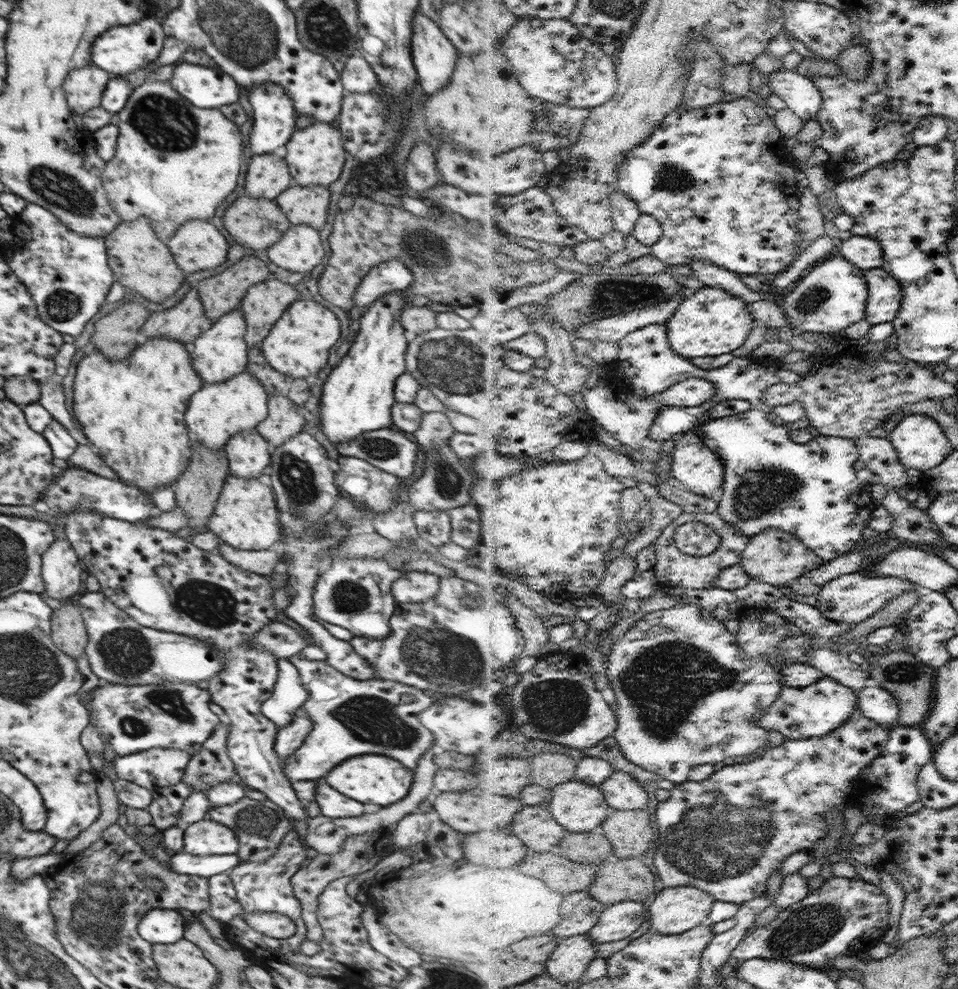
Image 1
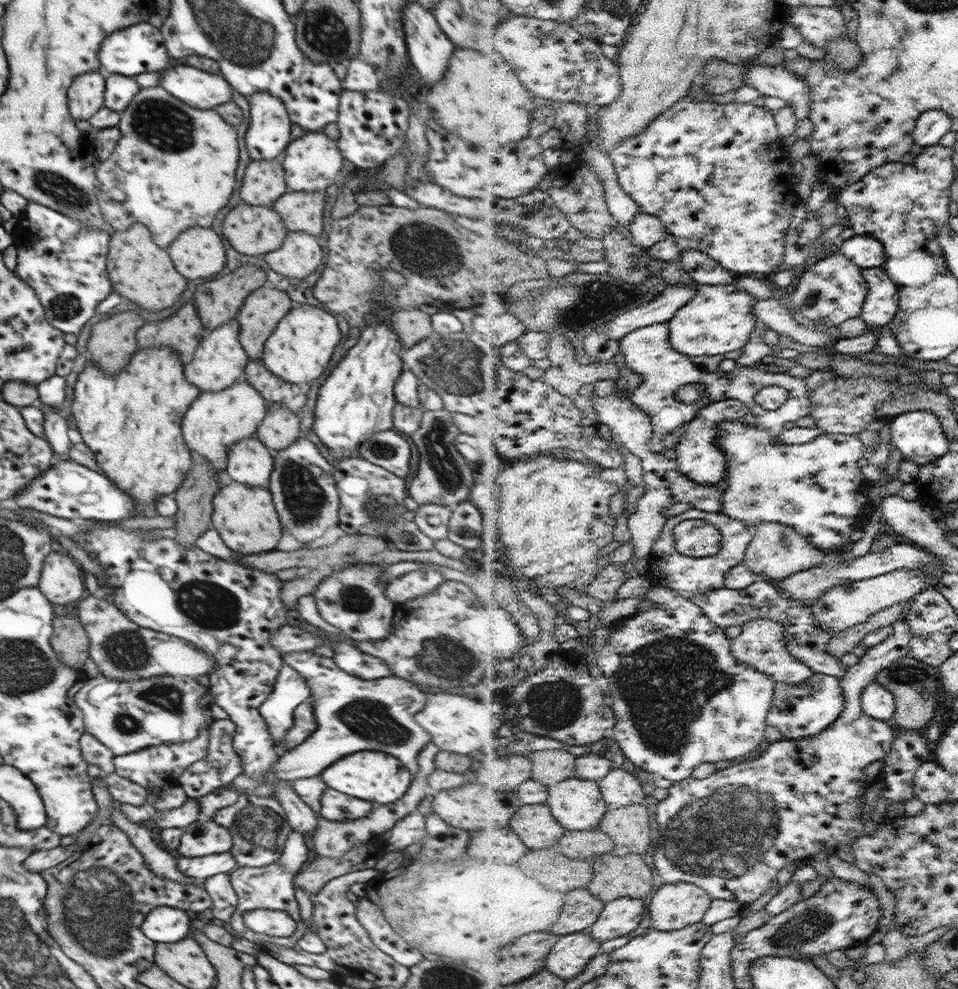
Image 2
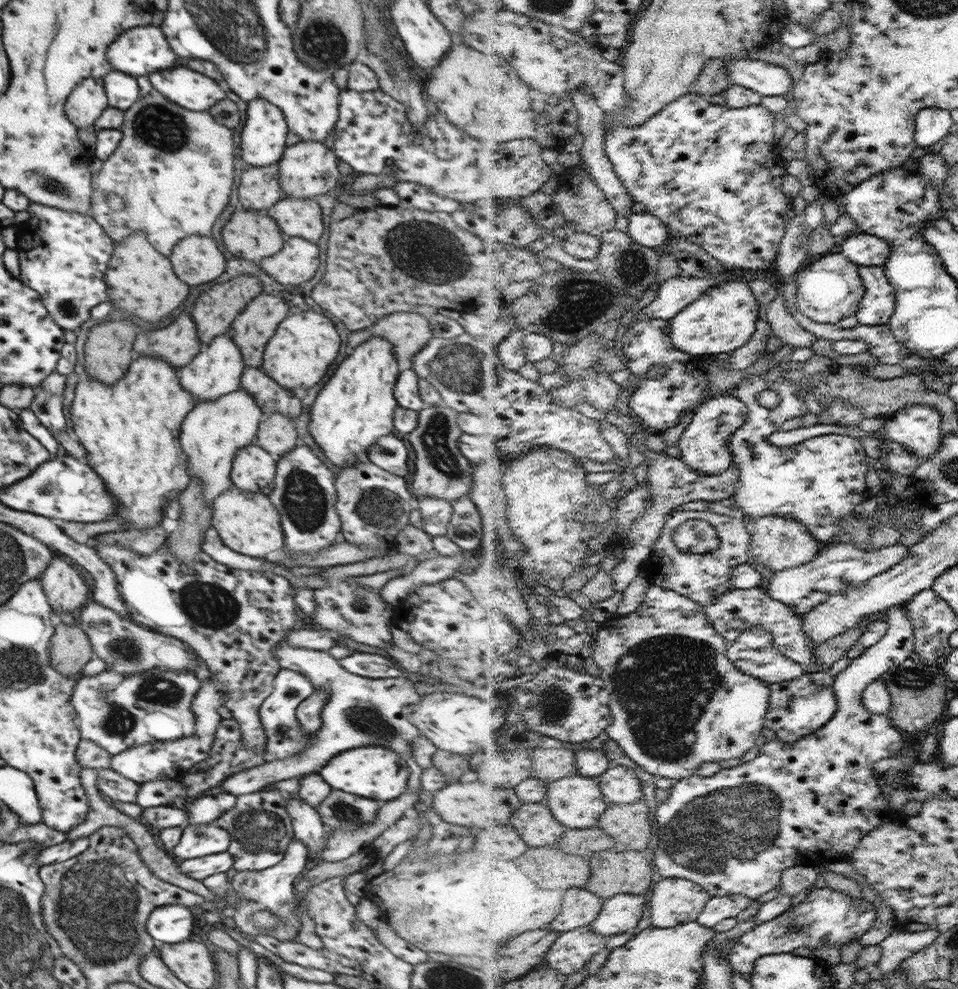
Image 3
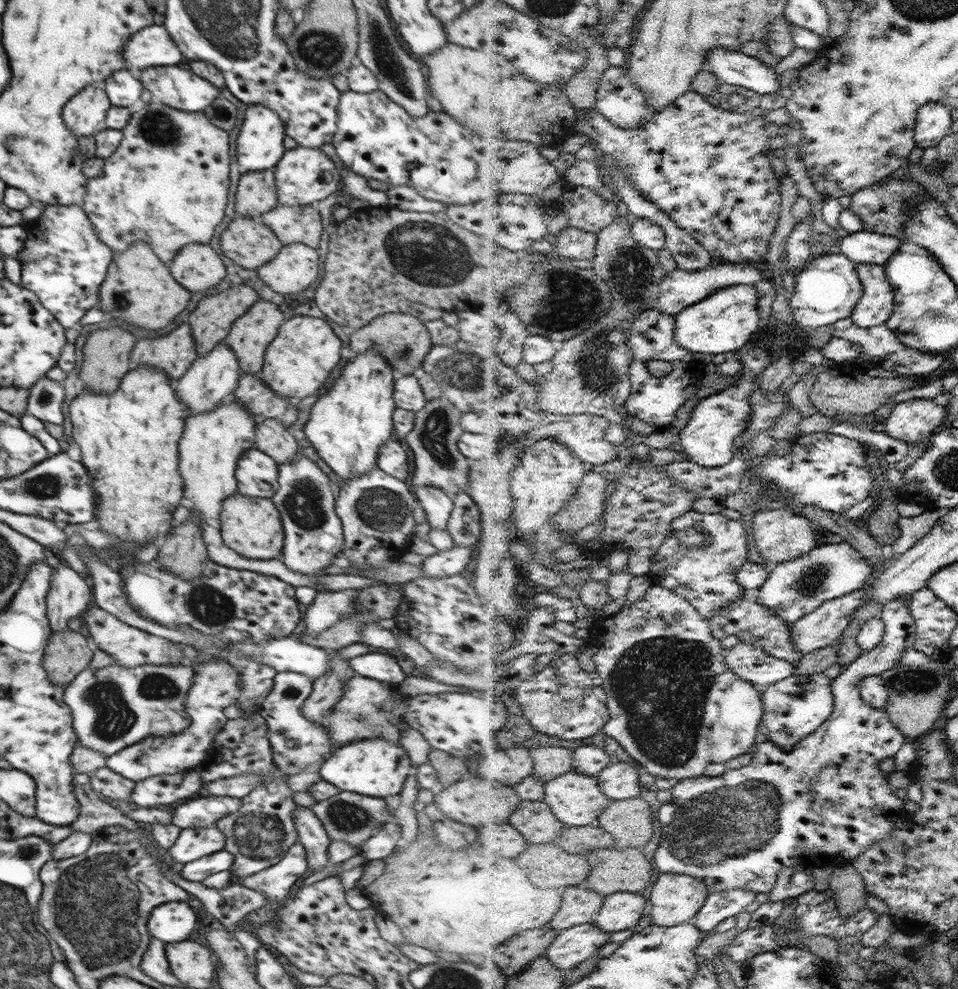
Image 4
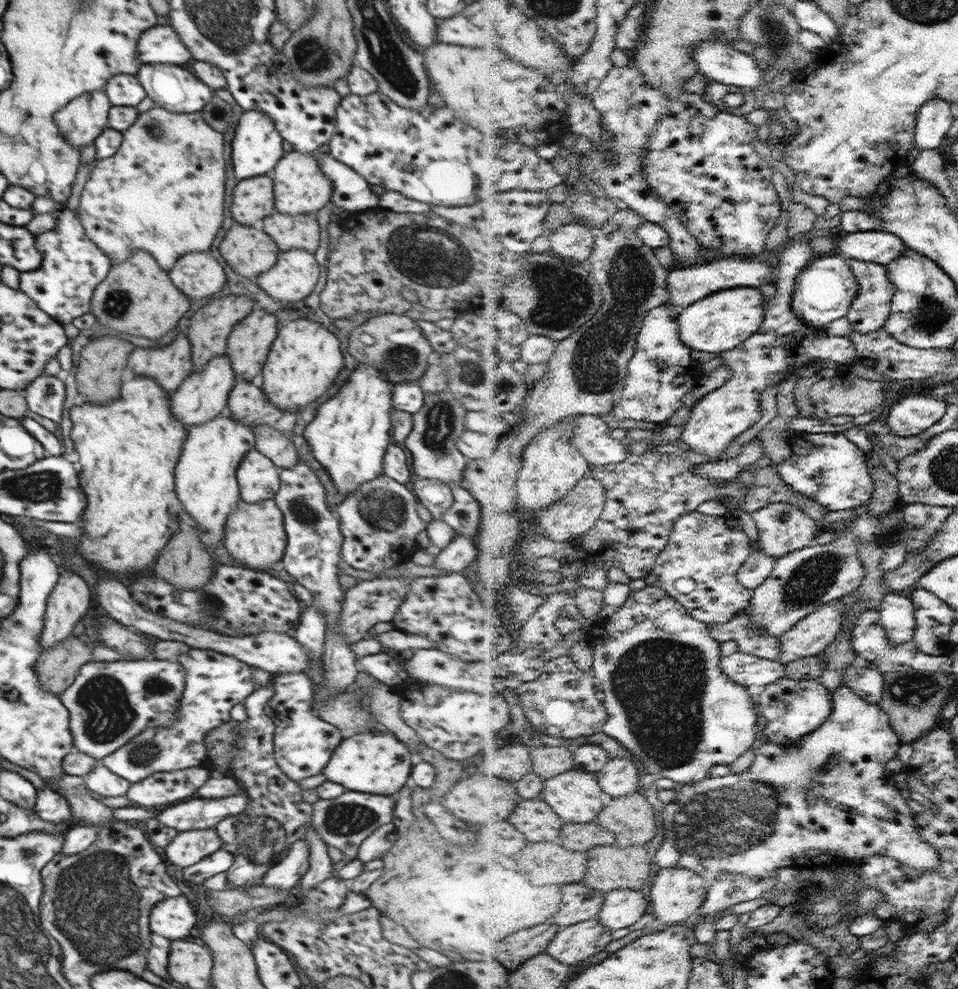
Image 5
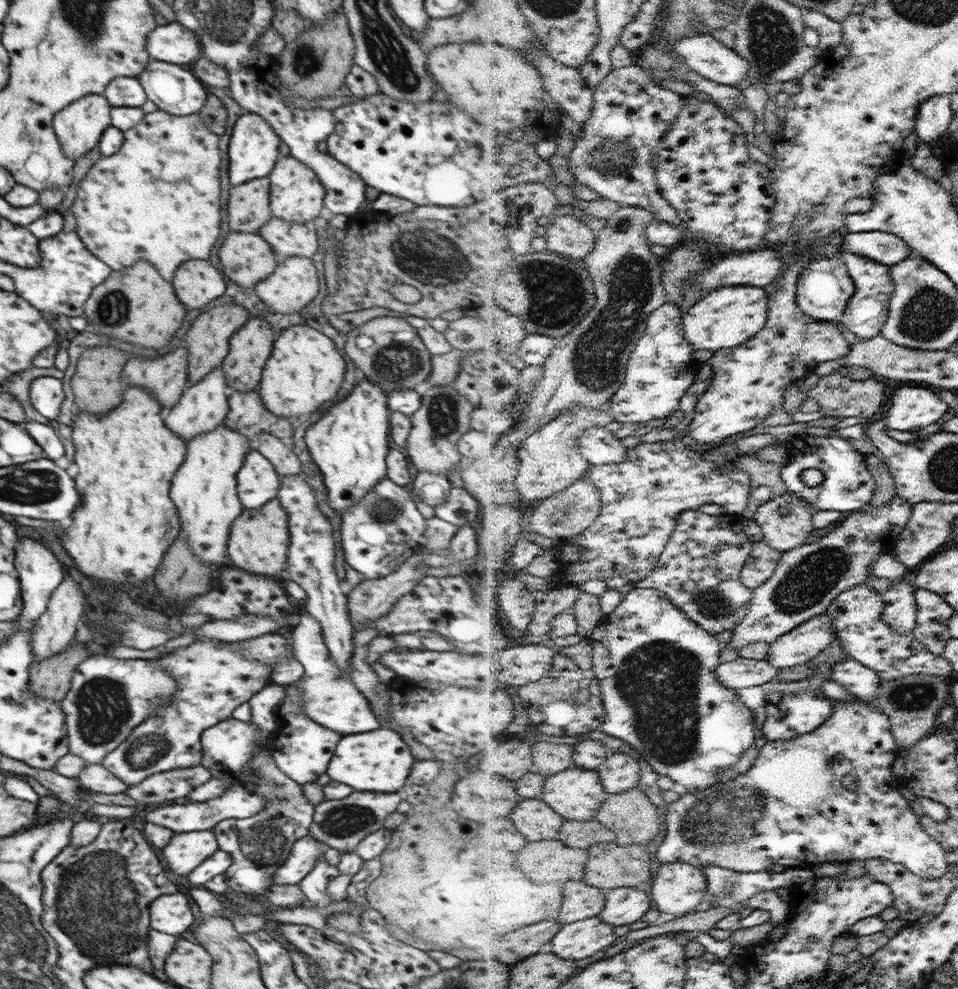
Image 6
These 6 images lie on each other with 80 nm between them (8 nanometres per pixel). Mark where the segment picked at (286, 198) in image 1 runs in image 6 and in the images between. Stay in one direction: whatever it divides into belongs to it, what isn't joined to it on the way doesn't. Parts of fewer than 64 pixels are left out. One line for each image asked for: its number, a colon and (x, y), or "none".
2: (300, 211)
3: (300, 217)
4: (297, 224)
5: (287, 231)
6: (285, 238)

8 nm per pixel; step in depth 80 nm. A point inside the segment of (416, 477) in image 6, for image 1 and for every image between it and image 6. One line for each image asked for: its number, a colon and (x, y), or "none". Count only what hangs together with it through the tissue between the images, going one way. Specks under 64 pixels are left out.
1: (433, 527)
2: (432, 520)
3: (435, 513)
4: (436, 505)
5: (433, 495)

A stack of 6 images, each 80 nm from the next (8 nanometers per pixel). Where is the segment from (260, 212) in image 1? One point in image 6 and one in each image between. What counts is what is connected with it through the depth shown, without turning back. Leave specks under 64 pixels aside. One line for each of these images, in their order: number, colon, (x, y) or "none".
2: (252, 230)
3: (251, 235)
4: (248, 242)
5: (248, 251)
6: (246, 258)

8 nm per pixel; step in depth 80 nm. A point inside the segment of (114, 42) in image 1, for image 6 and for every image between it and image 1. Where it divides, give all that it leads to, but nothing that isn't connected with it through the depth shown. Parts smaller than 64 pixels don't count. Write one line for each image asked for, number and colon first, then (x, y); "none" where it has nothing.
2: (139, 48)
3: (141, 50)
4: (151, 46)
5: (159, 44)
6: (170, 43)

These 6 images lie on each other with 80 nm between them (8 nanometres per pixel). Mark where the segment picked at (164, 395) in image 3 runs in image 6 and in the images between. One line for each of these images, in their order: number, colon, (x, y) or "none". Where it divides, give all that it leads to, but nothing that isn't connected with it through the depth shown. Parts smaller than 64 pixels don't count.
4: (128, 440)
5: (128, 448)
6: (124, 521)

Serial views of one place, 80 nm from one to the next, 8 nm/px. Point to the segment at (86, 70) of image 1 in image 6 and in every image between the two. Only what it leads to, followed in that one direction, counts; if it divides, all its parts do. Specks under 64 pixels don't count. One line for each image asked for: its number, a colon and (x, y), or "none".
2: (85, 93)
3: (87, 99)
4: (83, 114)
5: (80, 120)
6: (78, 126)

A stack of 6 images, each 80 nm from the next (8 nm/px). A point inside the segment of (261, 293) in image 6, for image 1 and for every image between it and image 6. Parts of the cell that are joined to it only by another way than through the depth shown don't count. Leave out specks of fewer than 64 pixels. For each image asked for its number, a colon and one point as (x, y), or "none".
1: (298, 250)
2: (298, 255)
3: (296, 261)
4: (294, 267)
5: (292, 276)

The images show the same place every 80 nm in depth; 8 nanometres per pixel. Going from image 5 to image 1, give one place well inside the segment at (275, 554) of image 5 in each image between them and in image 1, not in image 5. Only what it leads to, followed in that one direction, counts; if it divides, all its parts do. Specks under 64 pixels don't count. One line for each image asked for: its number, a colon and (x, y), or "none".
1: (244, 516)
2: (244, 517)
3: (246, 522)
4: (251, 527)

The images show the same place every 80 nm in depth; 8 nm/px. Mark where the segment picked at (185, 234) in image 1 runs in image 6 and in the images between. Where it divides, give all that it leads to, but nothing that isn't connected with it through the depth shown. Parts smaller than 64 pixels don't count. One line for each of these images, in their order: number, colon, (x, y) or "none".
2: (198, 252)
3: (195, 259)
4: (196, 267)
5: (197, 274)
6: (195, 283)

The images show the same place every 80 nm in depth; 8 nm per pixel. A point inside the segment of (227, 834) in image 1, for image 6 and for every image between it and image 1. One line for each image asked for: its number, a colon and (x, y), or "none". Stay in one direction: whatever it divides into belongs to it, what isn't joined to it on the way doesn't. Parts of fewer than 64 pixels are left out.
2: (203, 837)
3: (196, 840)
4: (192, 843)
5: (188, 847)
6: (184, 851)

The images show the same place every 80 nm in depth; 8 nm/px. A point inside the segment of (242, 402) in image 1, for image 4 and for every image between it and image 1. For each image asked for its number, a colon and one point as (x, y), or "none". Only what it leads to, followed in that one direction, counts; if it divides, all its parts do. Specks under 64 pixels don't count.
2: (215, 420)
3: (210, 434)
4: (211, 444)

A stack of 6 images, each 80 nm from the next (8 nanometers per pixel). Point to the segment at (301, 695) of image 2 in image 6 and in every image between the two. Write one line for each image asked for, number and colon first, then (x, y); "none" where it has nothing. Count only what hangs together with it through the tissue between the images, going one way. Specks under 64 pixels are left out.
3: (284, 738)
4: (296, 744)
5: (302, 743)
6: (300, 748)

